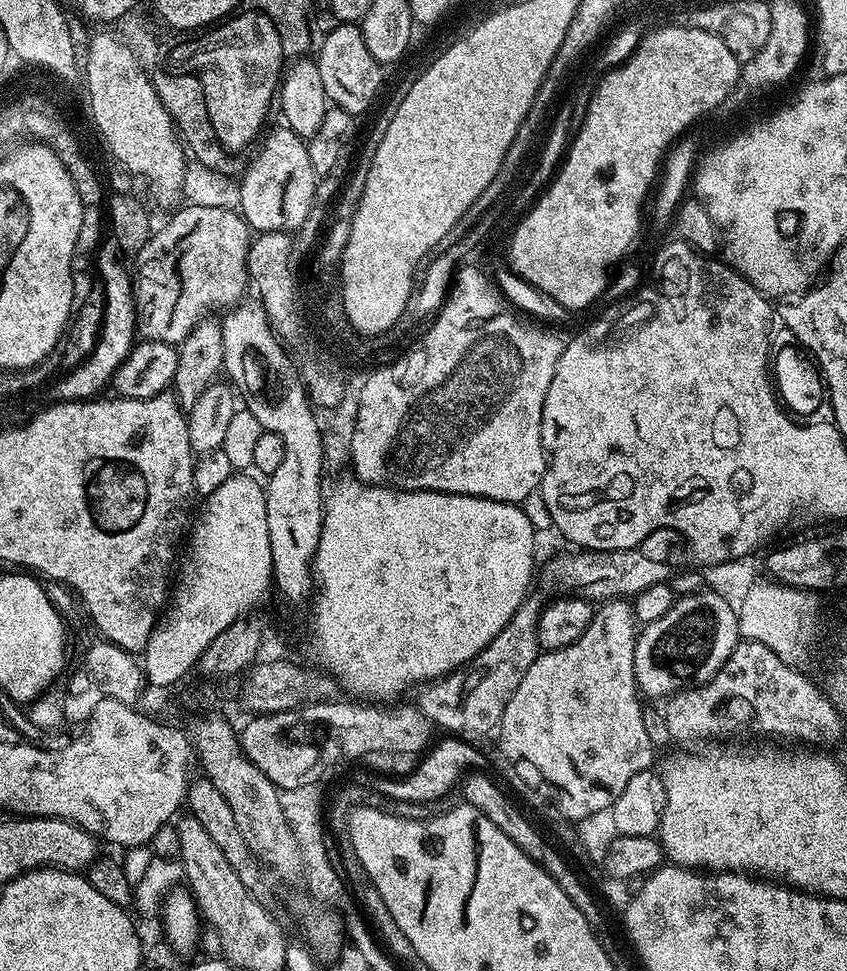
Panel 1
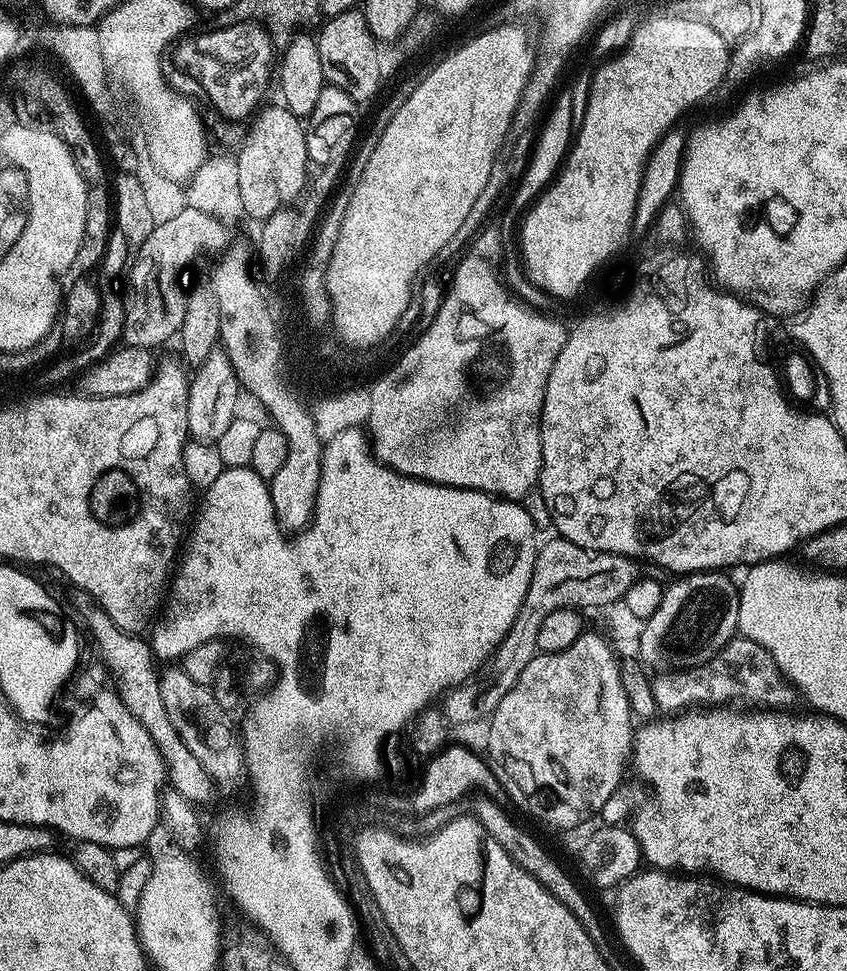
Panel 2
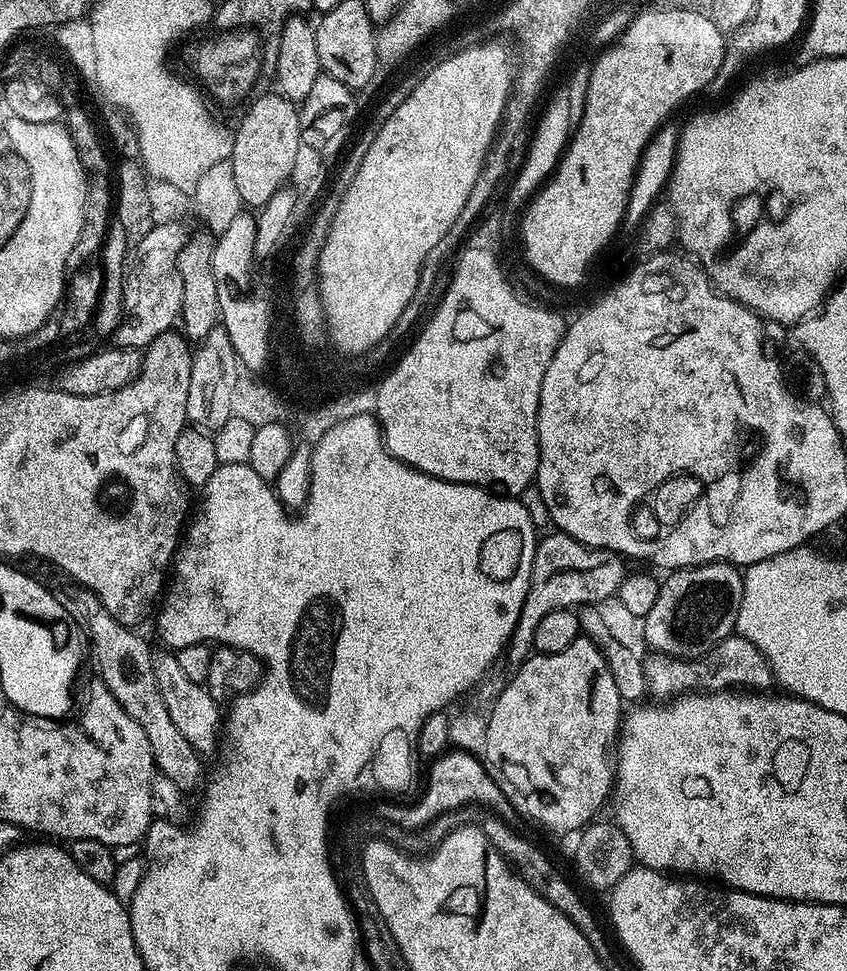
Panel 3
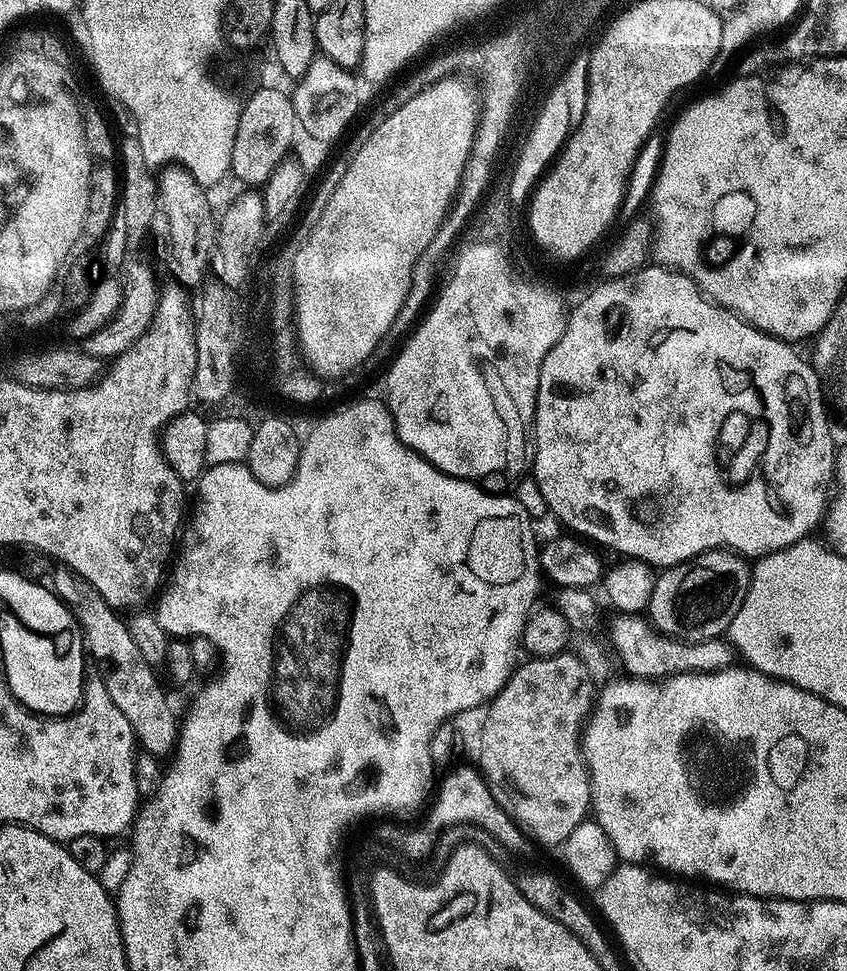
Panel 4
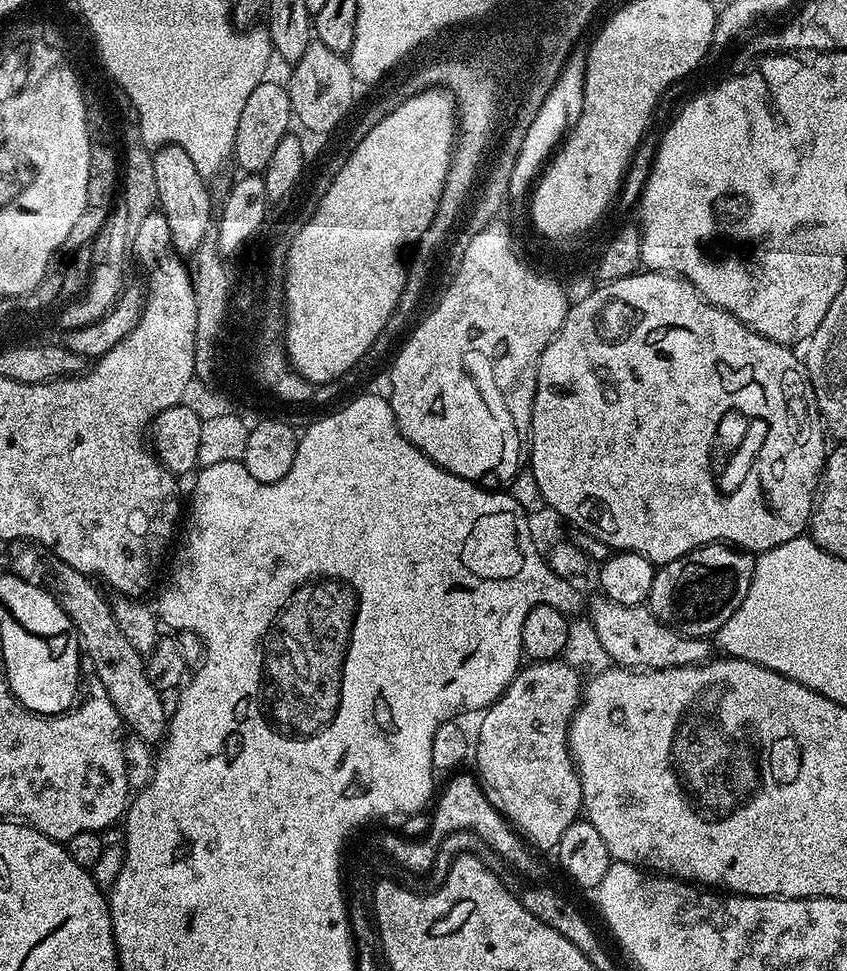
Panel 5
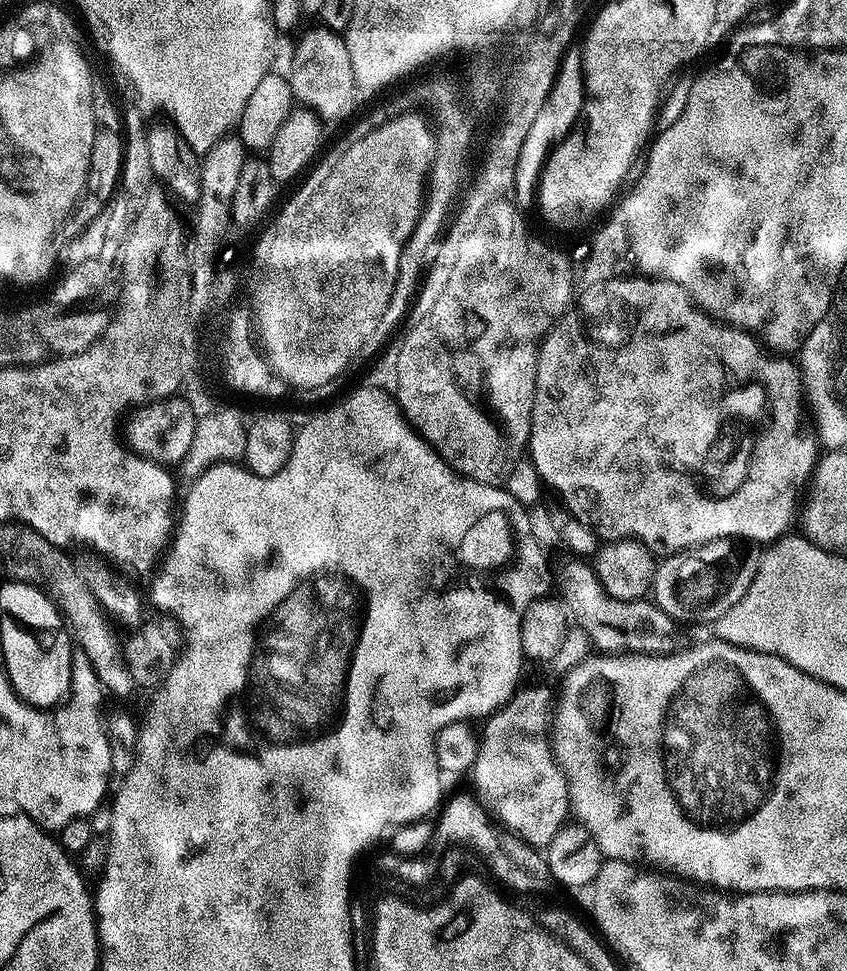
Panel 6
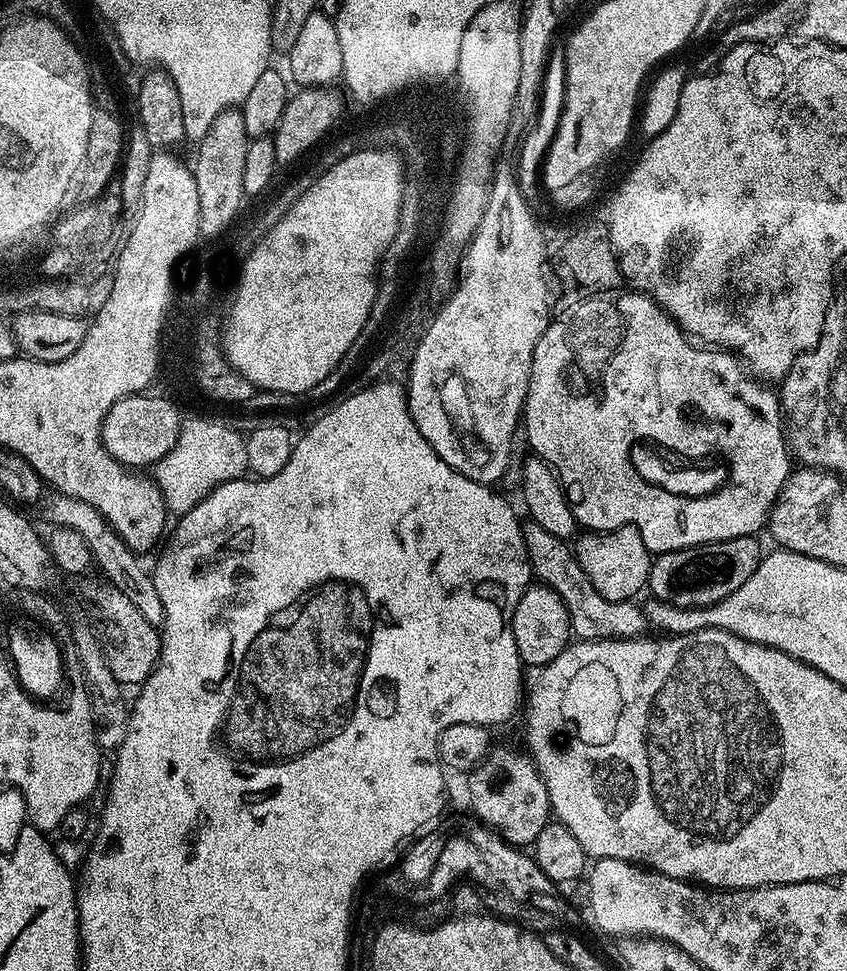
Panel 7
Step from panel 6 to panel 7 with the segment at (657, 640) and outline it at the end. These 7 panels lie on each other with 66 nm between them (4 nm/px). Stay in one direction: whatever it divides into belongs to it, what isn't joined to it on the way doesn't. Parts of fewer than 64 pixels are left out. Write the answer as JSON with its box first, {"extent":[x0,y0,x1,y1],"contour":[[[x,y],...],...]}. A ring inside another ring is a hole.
{"extent":[523,522,650,640],"contour":[[[531,522],[525,523],[523,530],[528,562],[532,565],[535,579],[547,584],[556,591],[558,598],[562,598],[570,618],[573,637],[580,640],[634,640],[649,631],[650,625],[639,603],[636,605],[632,600],[607,600],[598,594],[598,590],[594,590],[569,541]]]}

